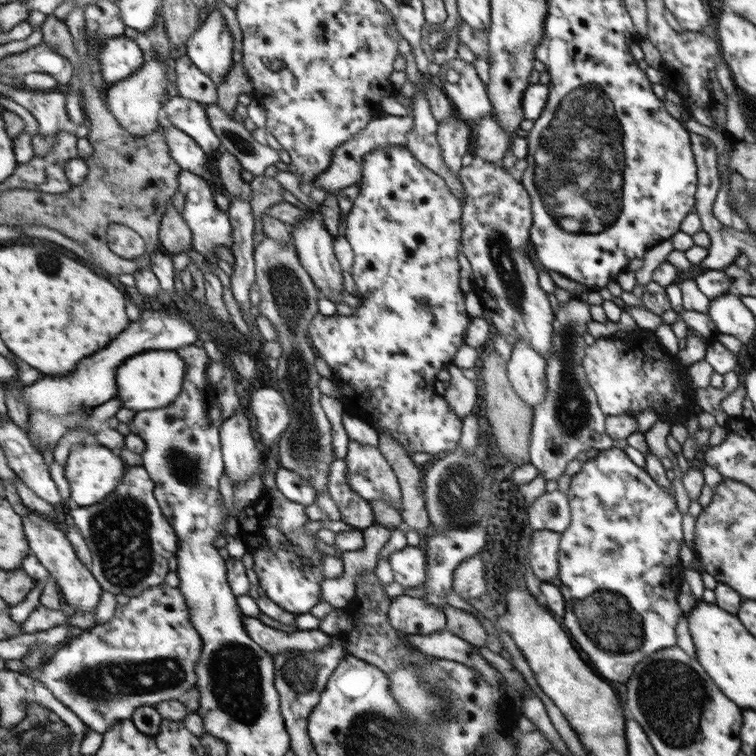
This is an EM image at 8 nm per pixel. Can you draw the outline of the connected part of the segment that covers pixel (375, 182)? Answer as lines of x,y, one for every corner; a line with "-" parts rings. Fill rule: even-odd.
387,146
387,148
375,148
373,152
365,154
362,159
361,176
357,182
359,194
353,199
353,204
345,214
345,235
344,238
351,247
354,259
348,272
353,278
358,300
358,307
354,310
354,315
344,316
337,313
326,317
316,312
311,317
308,324
309,343
318,356
325,360
331,369
333,383
337,387
337,392
342,396
340,403
343,414
360,416
372,426
378,426
387,434
394,438
406,454
415,452
425,452
432,457
440,456
443,452
454,450
458,446
457,441
461,434
461,417
458,417
446,403
444,398
439,398
433,390
435,374
445,368
445,364
451,362
451,358
457,349
464,344
464,334
469,324
469,318
463,308
463,294
459,290
459,264
457,264
457,244
459,244
459,216
462,215
462,208
459,208
459,201
454,194
446,187
442,178
431,170
422,166
411,154
401,146
-
426,298
429,307
423,307
421,299

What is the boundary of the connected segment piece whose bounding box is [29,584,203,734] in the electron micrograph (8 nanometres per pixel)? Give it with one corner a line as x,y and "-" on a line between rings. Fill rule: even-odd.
165,584
151,587
137,597
129,597
124,606
116,604
113,613
113,618
107,622
99,621
79,638
71,638
53,650
46,663
29,668
60,702
101,734
105,734
116,721
131,718
141,707
154,708
163,701
178,700
185,691
191,690
195,684
194,664
203,646
189,622
184,596
177,588

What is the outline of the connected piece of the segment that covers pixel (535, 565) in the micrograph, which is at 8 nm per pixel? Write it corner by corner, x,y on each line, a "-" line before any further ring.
534,530
530,534
530,544
528,544
529,565
533,575
541,582
550,582
551,578
557,574
557,542
560,533
551,530

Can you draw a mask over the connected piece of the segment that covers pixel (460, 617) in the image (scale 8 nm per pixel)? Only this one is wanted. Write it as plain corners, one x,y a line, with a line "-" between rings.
447,606
443,612
446,620
446,631
475,648
487,646
488,636
475,615
451,606

